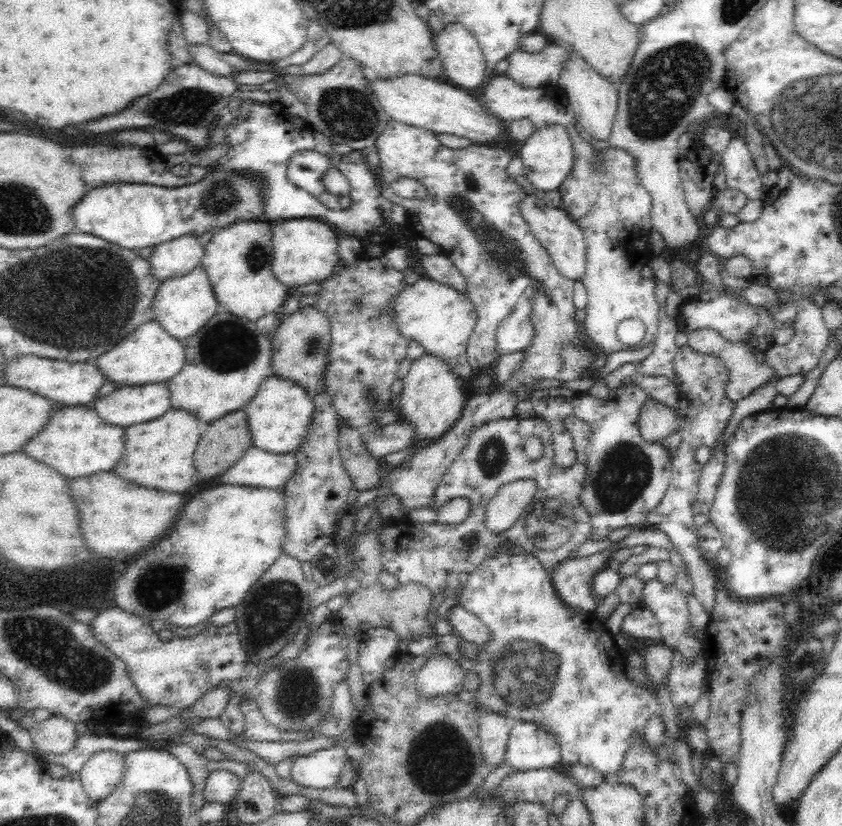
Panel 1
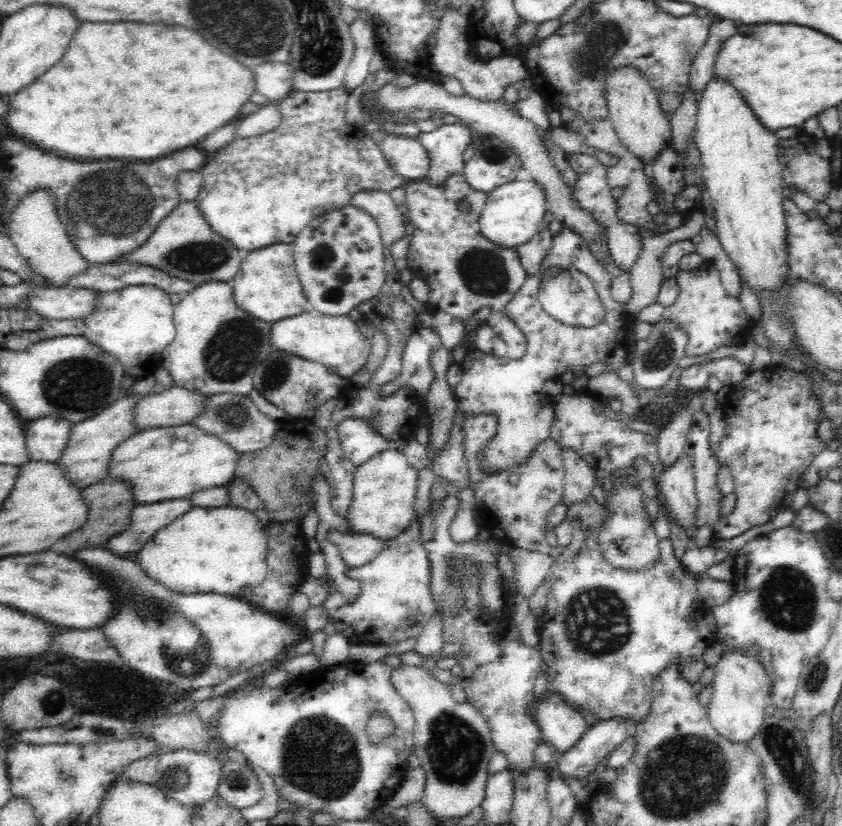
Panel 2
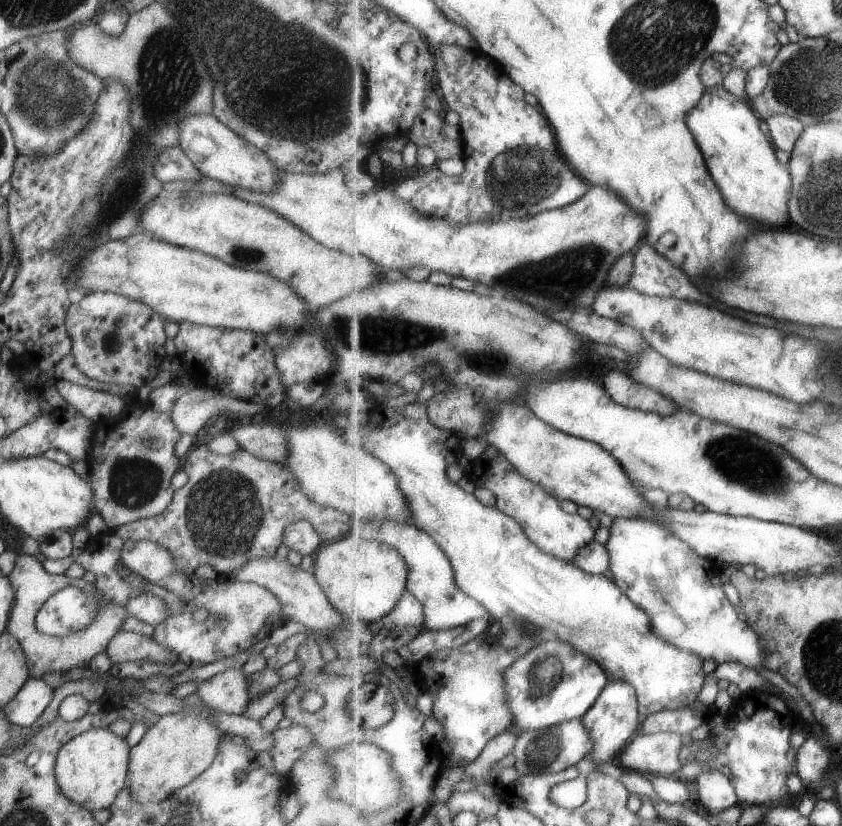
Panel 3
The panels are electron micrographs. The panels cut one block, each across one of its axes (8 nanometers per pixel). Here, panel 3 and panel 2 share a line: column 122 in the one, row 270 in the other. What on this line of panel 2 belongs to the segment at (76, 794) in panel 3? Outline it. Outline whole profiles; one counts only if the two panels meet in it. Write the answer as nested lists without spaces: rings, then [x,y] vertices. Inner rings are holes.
[[[712,77],[701,93],[697,104],[694,134],[695,146],[700,152],[700,169],[705,187],[710,193],[710,206],[716,211],[717,237],[730,260],[738,268],[741,278],[758,295],[758,290],[772,290],[788,280],[788,249],[786,249],[786,222],[783,210],[780,162],[780,143],[774,132],[768,130],[738,89],[730,81]]]

